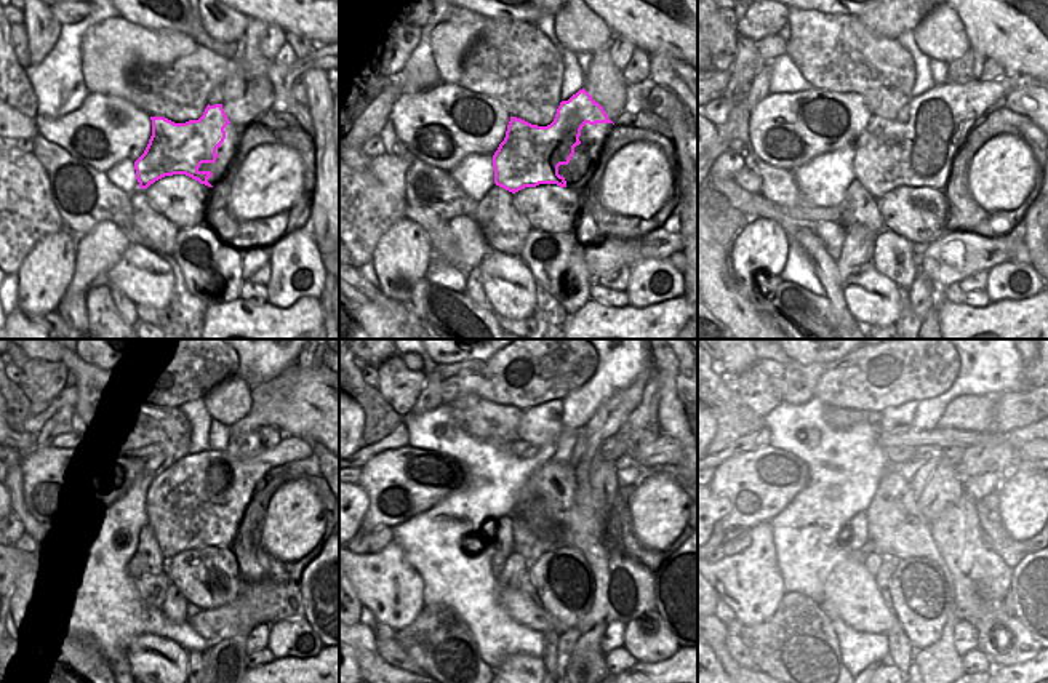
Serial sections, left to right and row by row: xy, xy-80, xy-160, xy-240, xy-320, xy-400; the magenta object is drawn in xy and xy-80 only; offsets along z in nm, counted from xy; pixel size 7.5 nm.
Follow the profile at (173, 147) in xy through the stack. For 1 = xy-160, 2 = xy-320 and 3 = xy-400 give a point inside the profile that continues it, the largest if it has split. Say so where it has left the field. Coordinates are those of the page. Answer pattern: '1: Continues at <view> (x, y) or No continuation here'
1: Continues at xy-160 (887, 151)
2: Continues at xy-320 (541, 496)
3: Continues at xy-400 (1023, 455).

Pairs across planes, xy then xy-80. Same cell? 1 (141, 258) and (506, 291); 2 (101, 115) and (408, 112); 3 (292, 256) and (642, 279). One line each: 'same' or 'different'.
1: same
2: same
3: same

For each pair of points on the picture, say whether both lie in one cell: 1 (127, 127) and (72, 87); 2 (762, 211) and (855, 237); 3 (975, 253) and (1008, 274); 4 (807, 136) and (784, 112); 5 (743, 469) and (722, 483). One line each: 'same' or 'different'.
1: different
2: different
3: different
4: same
5: same

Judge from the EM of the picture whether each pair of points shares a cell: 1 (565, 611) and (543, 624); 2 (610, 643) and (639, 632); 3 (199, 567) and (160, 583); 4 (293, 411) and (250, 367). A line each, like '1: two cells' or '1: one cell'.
1: two cells
2: two cells
3: two cells
4: two cells

